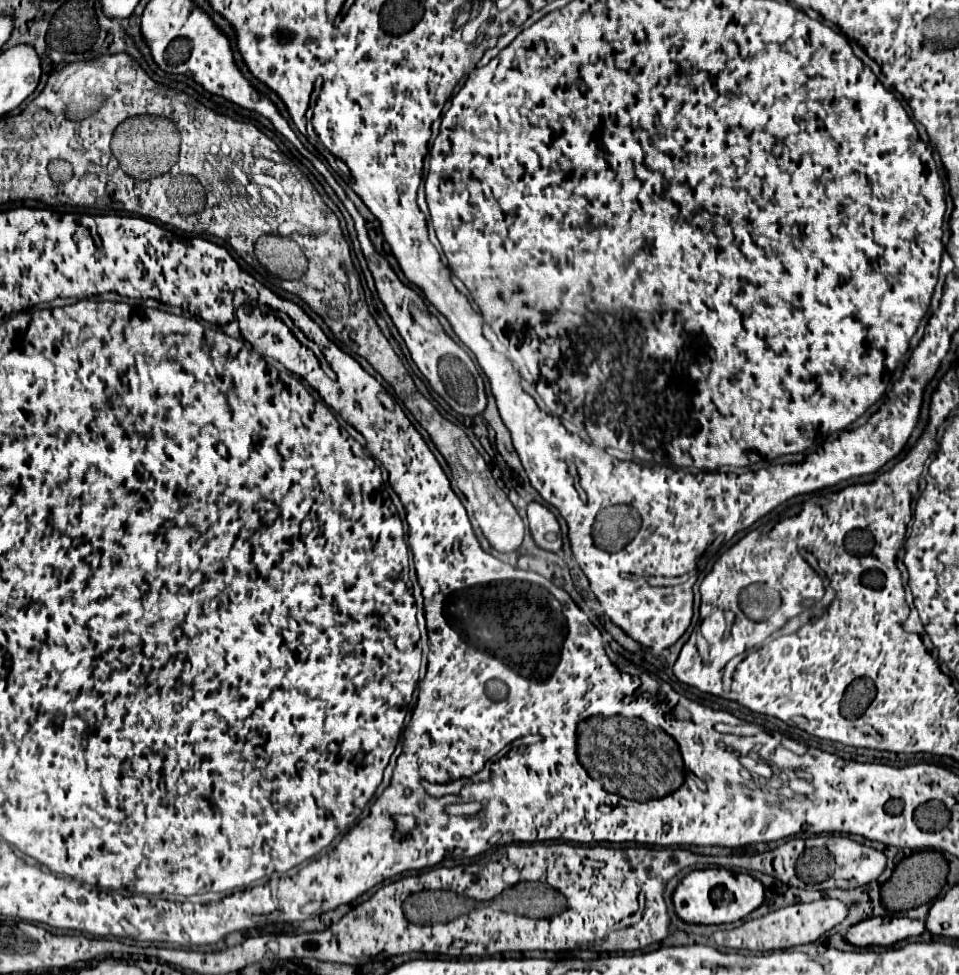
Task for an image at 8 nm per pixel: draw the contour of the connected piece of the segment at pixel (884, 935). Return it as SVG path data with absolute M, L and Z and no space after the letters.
M871 917L857 925L853 925L845 939L851 945L867 947L867 945L893 945L907 937L921 935L925 931L925 921L909 919L909 917Z

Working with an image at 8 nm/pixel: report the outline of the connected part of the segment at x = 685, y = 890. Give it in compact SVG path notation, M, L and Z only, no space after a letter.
M727 869L691 871L675 889L673 903L677 915L689 924L719 925L735 923L761 907L765 901L765 887L751 875L731 873Z

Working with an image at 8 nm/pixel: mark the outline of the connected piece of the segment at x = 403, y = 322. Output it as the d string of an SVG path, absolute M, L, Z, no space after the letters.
M353 213L353 219L355 219L355 229L357 229L357 239L361 243L361 251L367 259L367 265L373 273L373 279L375 279L375 287L377 287L377 293L379 293L379 299L383 301L385 305L385 311L389 313L391 321L395 323L399 335L403 337L409 353L411 353L411 359L415 361L417 369L425 375L425 379L429 381L429 385L433 387L435 393L439 393L457 413L461 415L479 415L483 409L485 409L485 387L483 387L483 377L477 373L477 367L475 363L471 361L471 357L443 331L441 323L437 321L437 317L433 317L423 299L407 285L403 285L399 281L399 277L395 275L395 271L389 267L389 263L385 261L385 257L381 257L371 241L369 241L369 235L367 235L367 229L365 229L365 221L361 215Z

